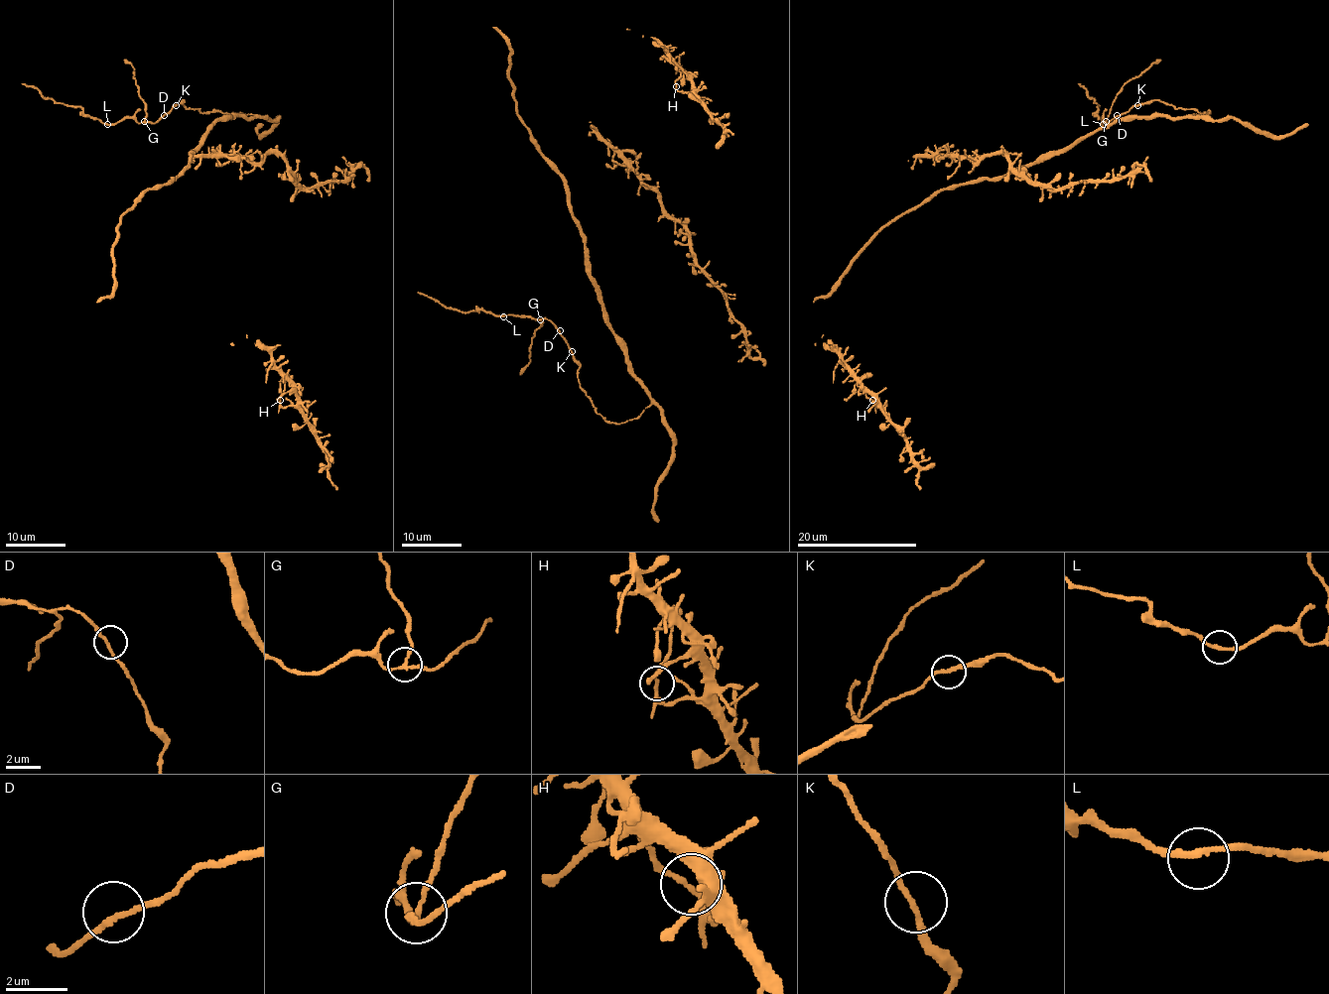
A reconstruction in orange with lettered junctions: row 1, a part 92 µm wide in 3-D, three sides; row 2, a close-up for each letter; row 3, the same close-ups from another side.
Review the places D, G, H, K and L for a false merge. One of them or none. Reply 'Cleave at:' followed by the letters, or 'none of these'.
Cleave at: G

